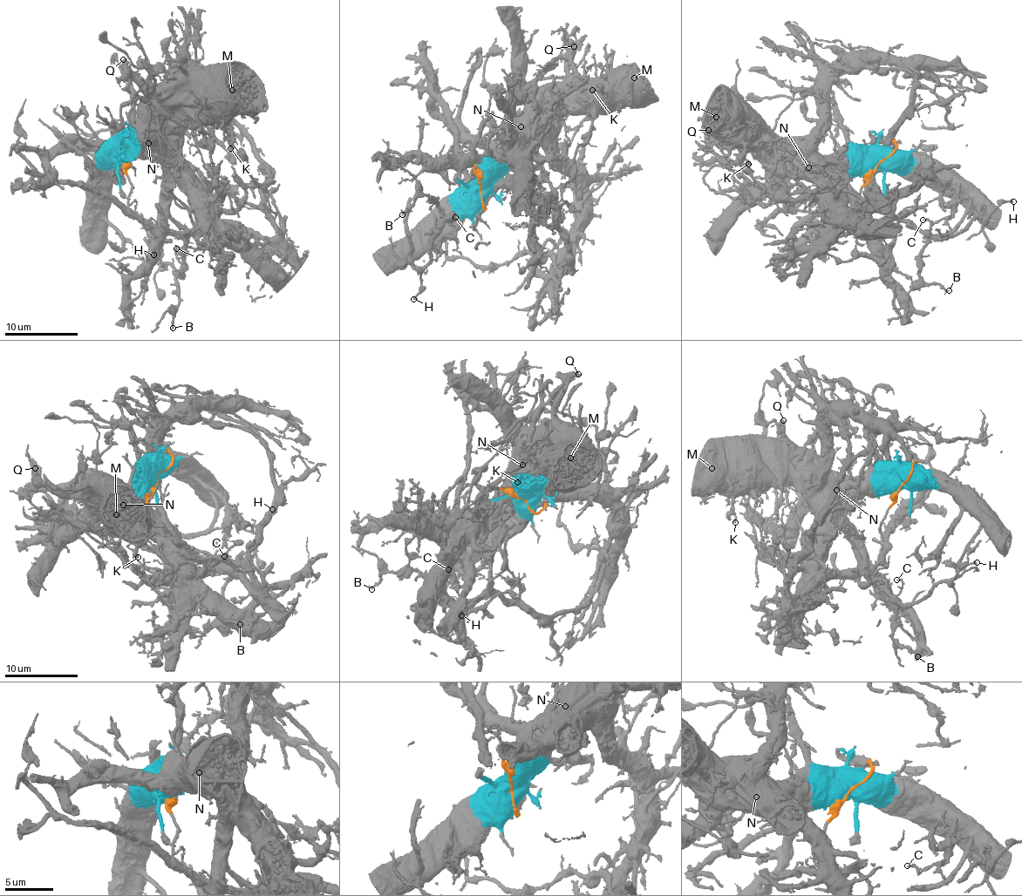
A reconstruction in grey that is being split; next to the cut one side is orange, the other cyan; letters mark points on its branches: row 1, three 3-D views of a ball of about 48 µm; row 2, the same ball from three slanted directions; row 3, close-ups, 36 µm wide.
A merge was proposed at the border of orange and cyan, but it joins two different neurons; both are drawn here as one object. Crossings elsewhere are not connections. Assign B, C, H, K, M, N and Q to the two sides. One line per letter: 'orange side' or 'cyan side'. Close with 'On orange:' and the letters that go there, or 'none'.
B: orange side
C: orange side
H: orange side
K: cyan side
M: cyan side
N: cyan side
Q: cyan side
On orange: B, C, H

